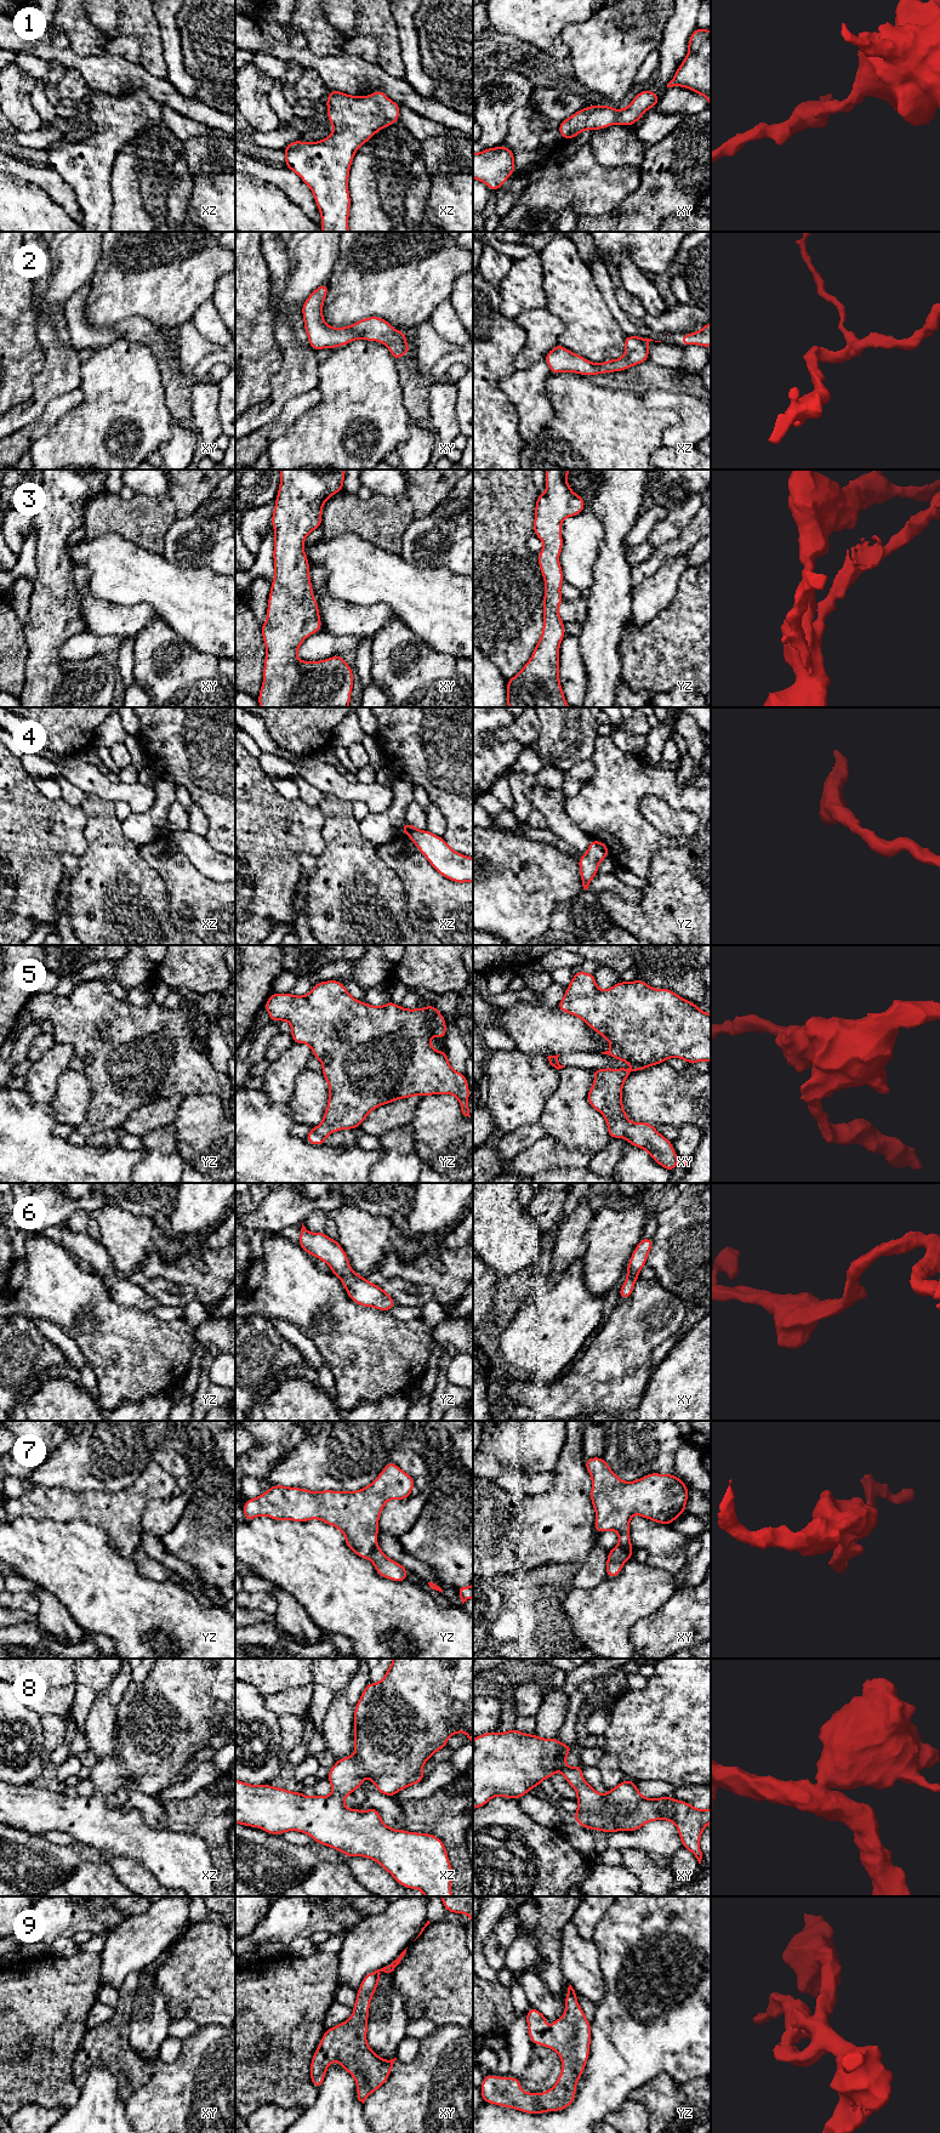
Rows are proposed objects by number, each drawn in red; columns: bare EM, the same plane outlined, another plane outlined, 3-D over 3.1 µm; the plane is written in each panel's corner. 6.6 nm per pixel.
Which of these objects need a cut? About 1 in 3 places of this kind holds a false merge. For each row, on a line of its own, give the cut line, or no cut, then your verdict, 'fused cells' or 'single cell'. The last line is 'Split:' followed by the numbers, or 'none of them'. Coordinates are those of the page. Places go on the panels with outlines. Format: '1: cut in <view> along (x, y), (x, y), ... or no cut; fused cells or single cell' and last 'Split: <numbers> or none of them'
1: no cut; single cell
2: no cut; single cell
3: no cut; single cell
4: no cut; single cell
5: no cut; single cell
6: no cut; single cell
7: cut in xy along (619, 1545), (628, 1552), (632, 1551); fused cells
8: no cut; single cell
9: no cut; single cell
Split: 7

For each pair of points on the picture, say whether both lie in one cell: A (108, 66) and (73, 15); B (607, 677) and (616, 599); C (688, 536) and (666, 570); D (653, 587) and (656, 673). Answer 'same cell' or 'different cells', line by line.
A: different cells
B: same cell
C: different cells
D: different cells

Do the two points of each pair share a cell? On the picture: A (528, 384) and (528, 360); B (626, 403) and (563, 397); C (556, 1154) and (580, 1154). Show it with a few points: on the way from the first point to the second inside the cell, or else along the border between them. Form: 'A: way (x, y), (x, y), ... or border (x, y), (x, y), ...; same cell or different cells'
A: border (543, 358), (527, 369), (516, 370); different cells
B: way (610, 403), (579, 403); same cell
C: way (562, 1154), (574, 1154); same cell

